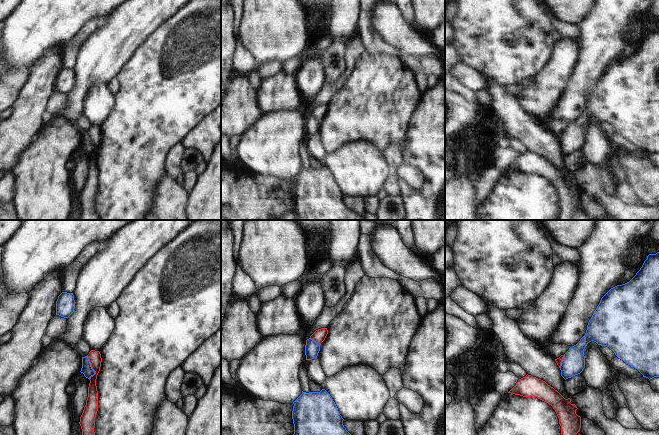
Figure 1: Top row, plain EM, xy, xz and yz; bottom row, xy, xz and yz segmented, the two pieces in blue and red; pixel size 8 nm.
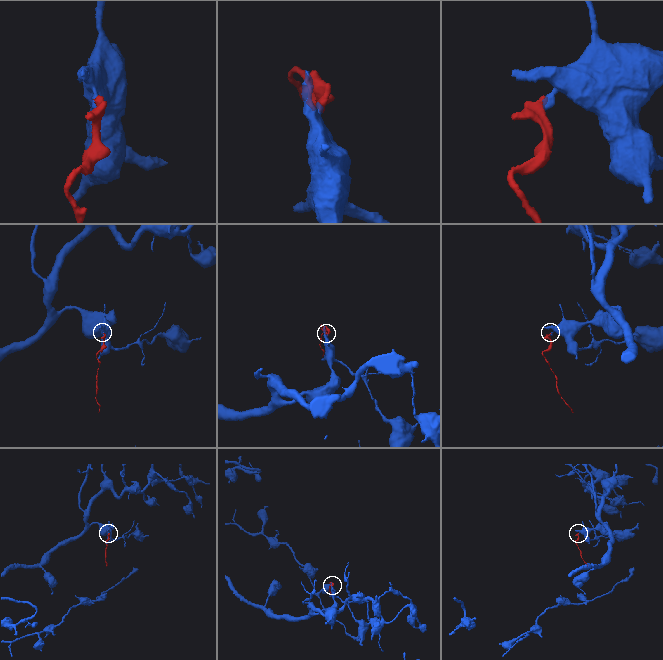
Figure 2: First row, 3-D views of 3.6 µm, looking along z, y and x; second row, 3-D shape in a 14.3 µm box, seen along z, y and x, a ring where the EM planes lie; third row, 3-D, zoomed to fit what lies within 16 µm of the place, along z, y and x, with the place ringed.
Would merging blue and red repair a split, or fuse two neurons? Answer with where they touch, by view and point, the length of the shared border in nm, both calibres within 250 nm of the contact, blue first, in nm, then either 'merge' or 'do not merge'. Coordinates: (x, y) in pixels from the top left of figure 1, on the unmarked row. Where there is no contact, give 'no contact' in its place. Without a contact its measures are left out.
xy (91, 144) | 190 nm | 90/100 nm | do not merge

